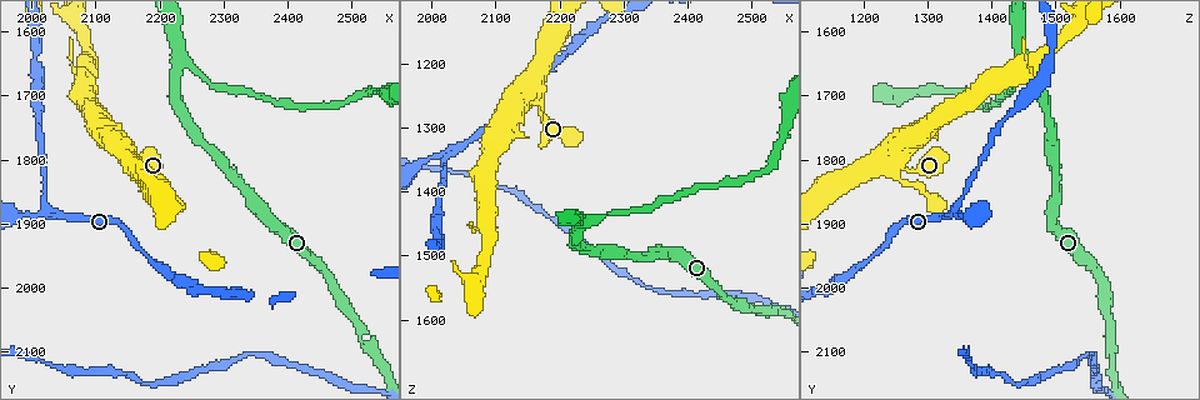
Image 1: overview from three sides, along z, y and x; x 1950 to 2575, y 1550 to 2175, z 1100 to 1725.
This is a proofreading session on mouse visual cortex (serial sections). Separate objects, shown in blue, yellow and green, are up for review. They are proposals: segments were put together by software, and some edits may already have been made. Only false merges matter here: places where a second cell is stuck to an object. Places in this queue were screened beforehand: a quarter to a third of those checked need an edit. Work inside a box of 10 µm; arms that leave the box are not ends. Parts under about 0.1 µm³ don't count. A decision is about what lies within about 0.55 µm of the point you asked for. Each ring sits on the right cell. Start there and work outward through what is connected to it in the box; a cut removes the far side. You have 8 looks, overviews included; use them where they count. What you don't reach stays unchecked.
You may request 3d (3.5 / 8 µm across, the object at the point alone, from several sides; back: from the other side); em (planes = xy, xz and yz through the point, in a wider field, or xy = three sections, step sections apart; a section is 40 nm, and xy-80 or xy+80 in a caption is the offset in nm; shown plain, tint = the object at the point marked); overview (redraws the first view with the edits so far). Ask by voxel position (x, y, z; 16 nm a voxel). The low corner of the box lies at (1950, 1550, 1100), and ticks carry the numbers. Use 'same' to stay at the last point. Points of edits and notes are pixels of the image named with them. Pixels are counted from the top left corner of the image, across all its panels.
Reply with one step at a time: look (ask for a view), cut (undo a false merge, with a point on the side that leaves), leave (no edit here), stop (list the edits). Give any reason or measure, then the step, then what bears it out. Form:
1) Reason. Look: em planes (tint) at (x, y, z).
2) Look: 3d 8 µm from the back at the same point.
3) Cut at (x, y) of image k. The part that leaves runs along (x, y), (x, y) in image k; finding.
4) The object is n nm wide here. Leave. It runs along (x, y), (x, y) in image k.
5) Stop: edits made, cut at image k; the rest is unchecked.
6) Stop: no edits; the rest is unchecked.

Four or more arms meet. Look: 3d 8 µm from the back at (2155, 1800, 1250).

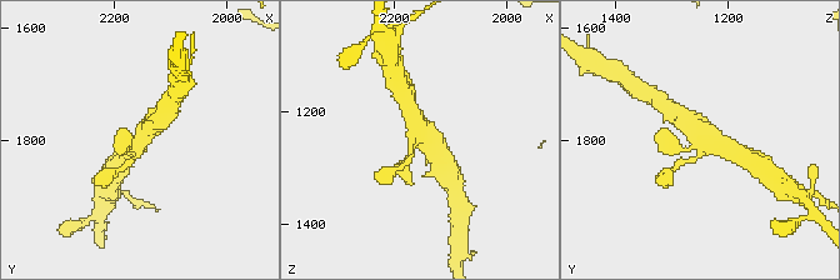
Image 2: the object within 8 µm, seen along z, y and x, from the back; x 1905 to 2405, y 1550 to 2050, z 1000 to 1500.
Look: em xy step 5 (tint) at the same point.

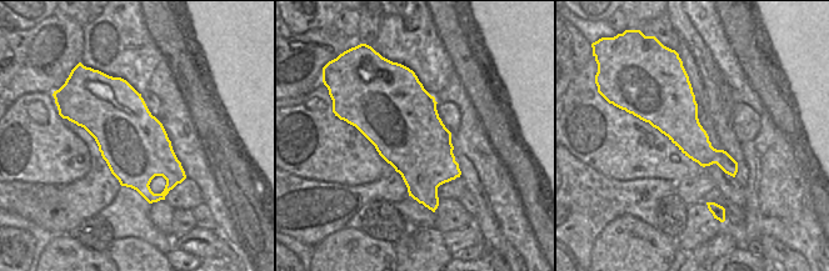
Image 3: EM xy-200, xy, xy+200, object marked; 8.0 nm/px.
The object is 600 nm wide here. Leave. It runs along (123, 146), (134, 145), (158, 118) in image 2; all the same cell.

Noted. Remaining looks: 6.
Two arms in line, one across. Look: 3d 3.5 µm at (2030, 1880, 1340).

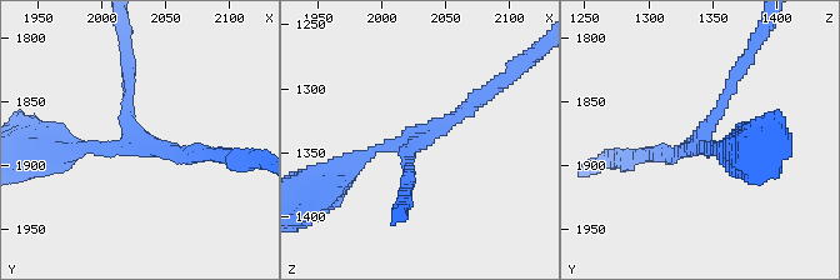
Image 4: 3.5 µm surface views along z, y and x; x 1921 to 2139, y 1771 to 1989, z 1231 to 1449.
3 arms meet here; the arms are 150, 150, 200 nm wide; need the tissue. Look: em xy step 3 (tint) at (2034, 1882, 1338).

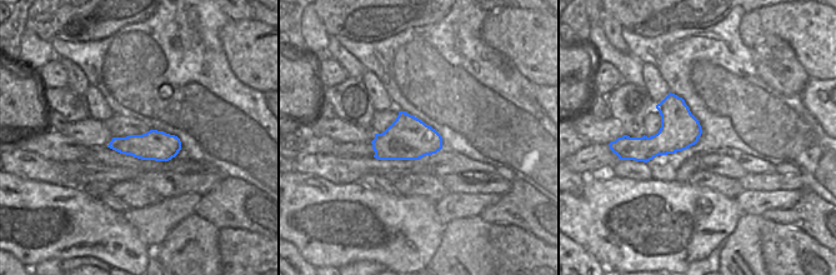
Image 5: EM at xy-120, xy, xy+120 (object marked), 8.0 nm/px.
Leave. Continuous, no second cell.

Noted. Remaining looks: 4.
Abrupt turn. Look: 3d 3.5 µm at (2240, 1650, 1450).

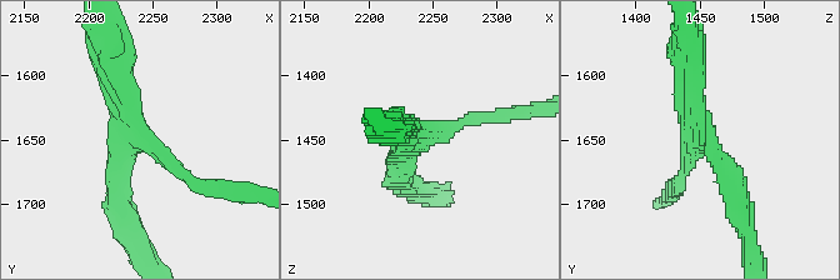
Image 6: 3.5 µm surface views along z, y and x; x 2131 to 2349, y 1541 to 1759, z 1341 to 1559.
Look: em xy step 3 (tint) at (2238, 1652, 1454).

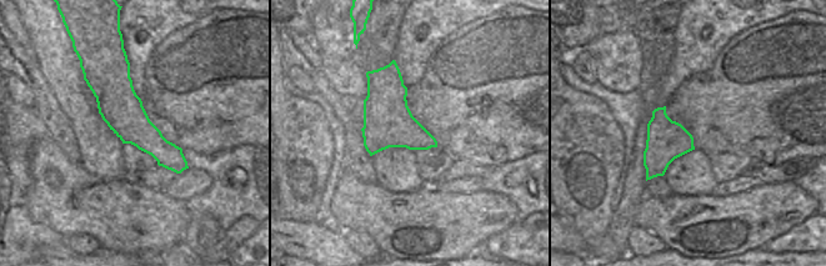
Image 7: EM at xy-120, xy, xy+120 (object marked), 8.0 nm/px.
The arms are 150, 300, 300 nm wide. Leave. It runs along (404, 183), (419, 138), (476, 119) in image 6; one cell here.

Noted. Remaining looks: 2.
Stop: no edits; the rest is unchecked.

